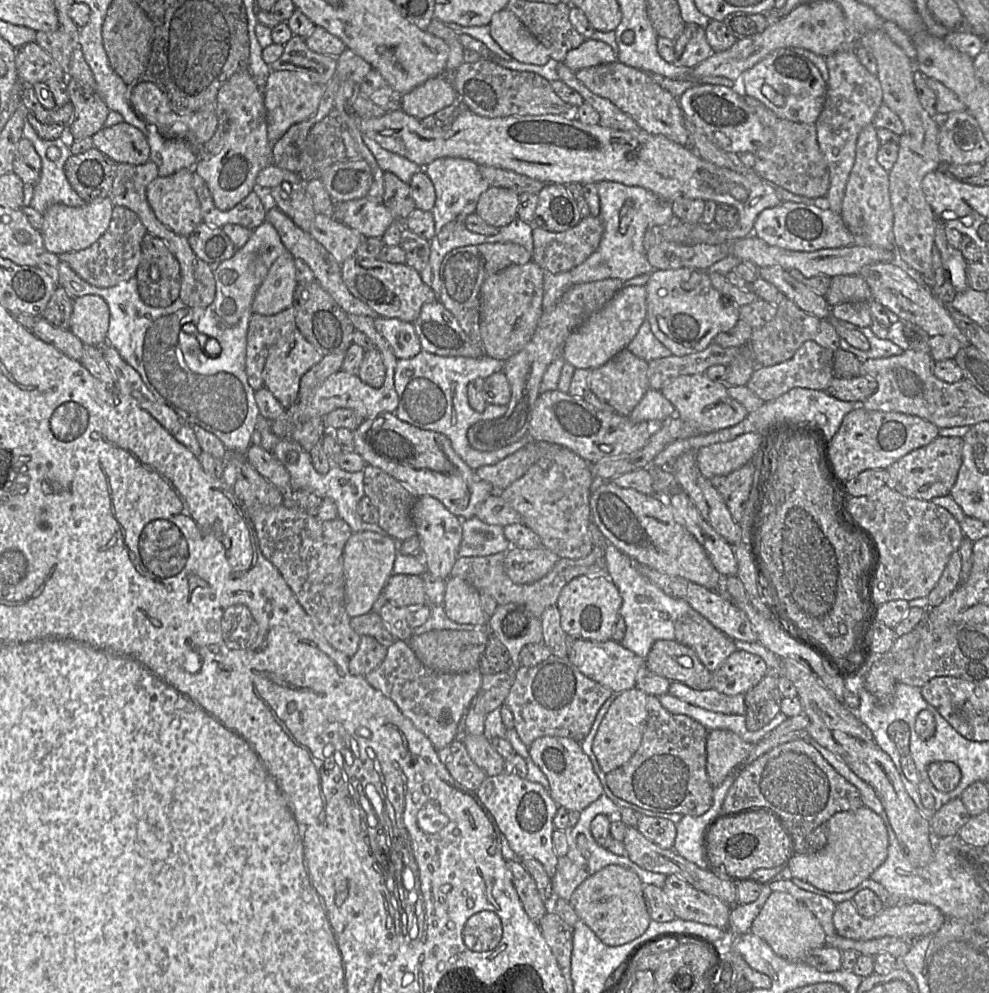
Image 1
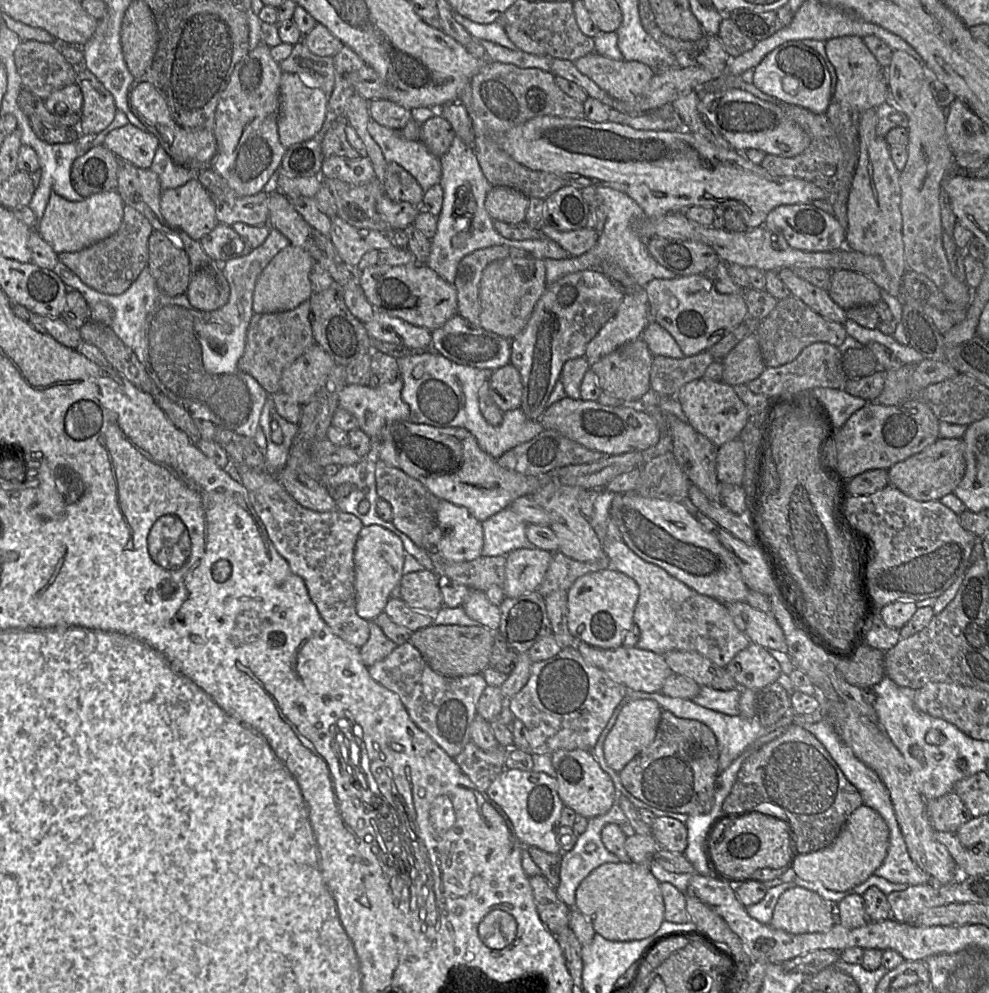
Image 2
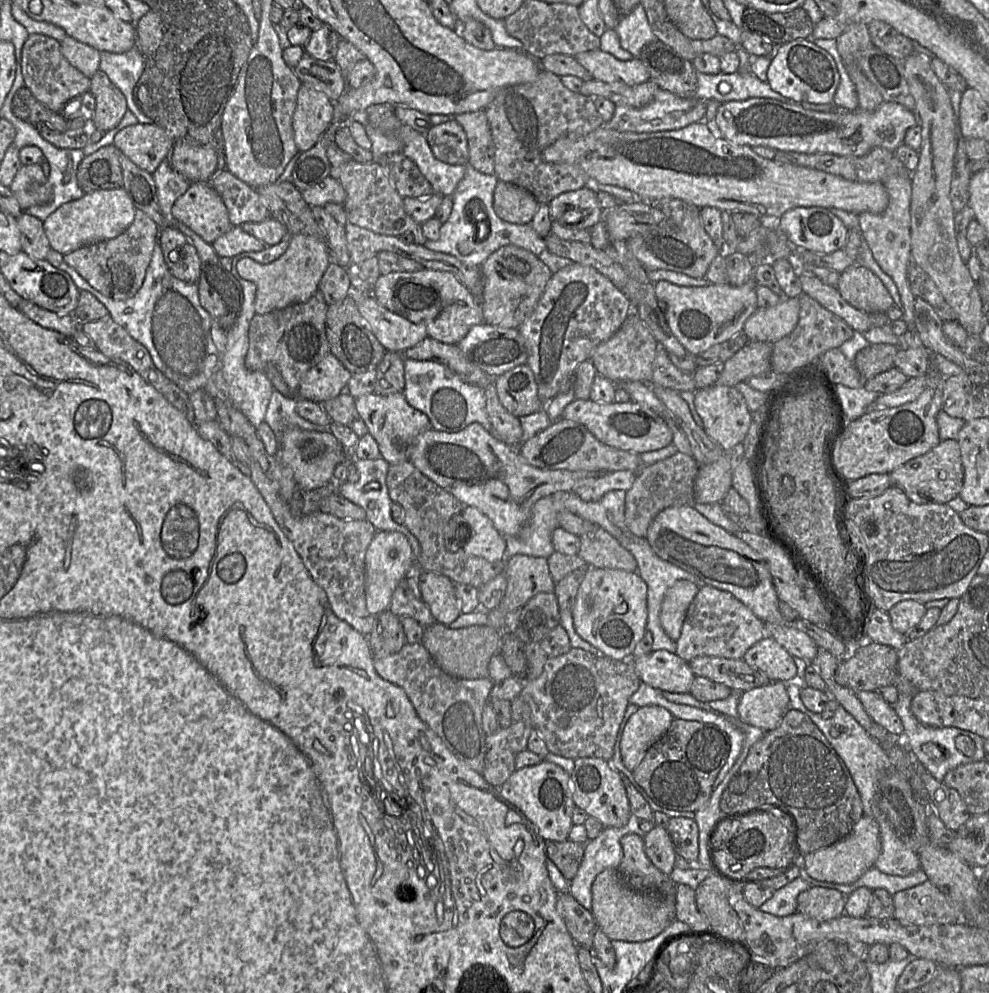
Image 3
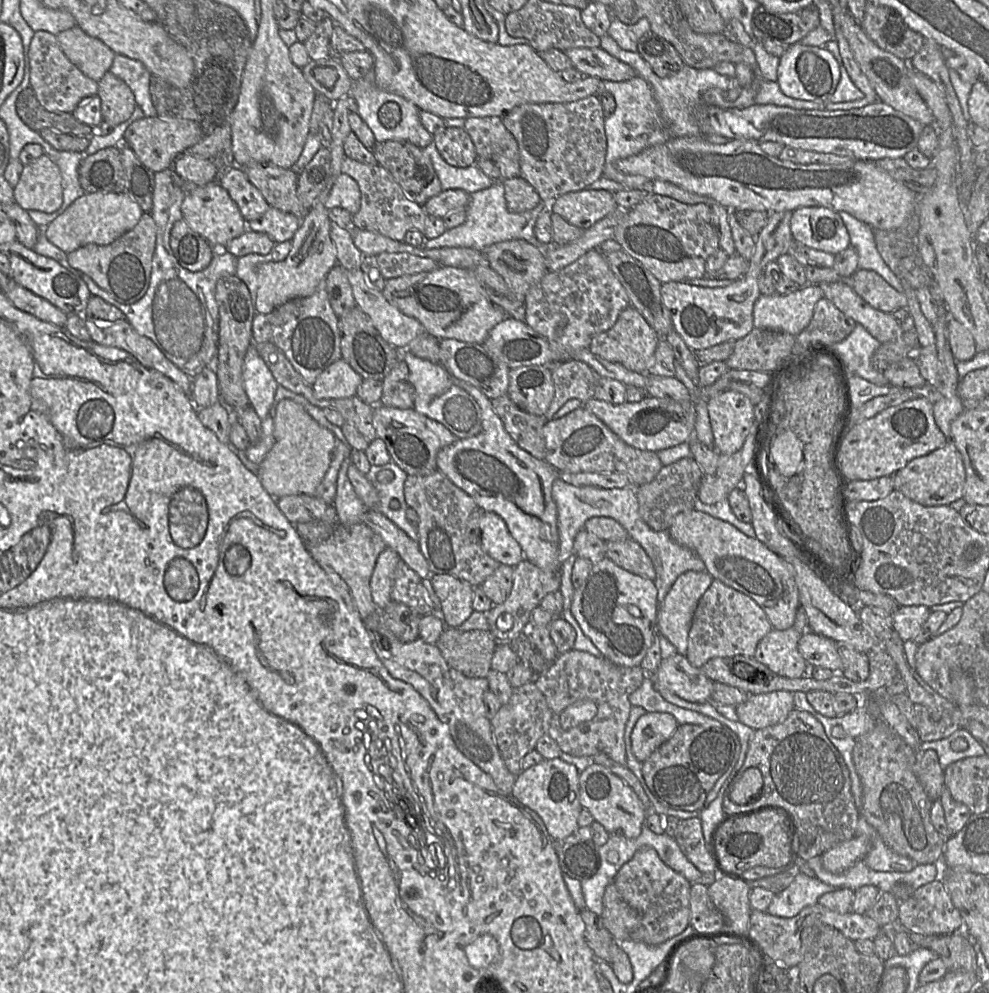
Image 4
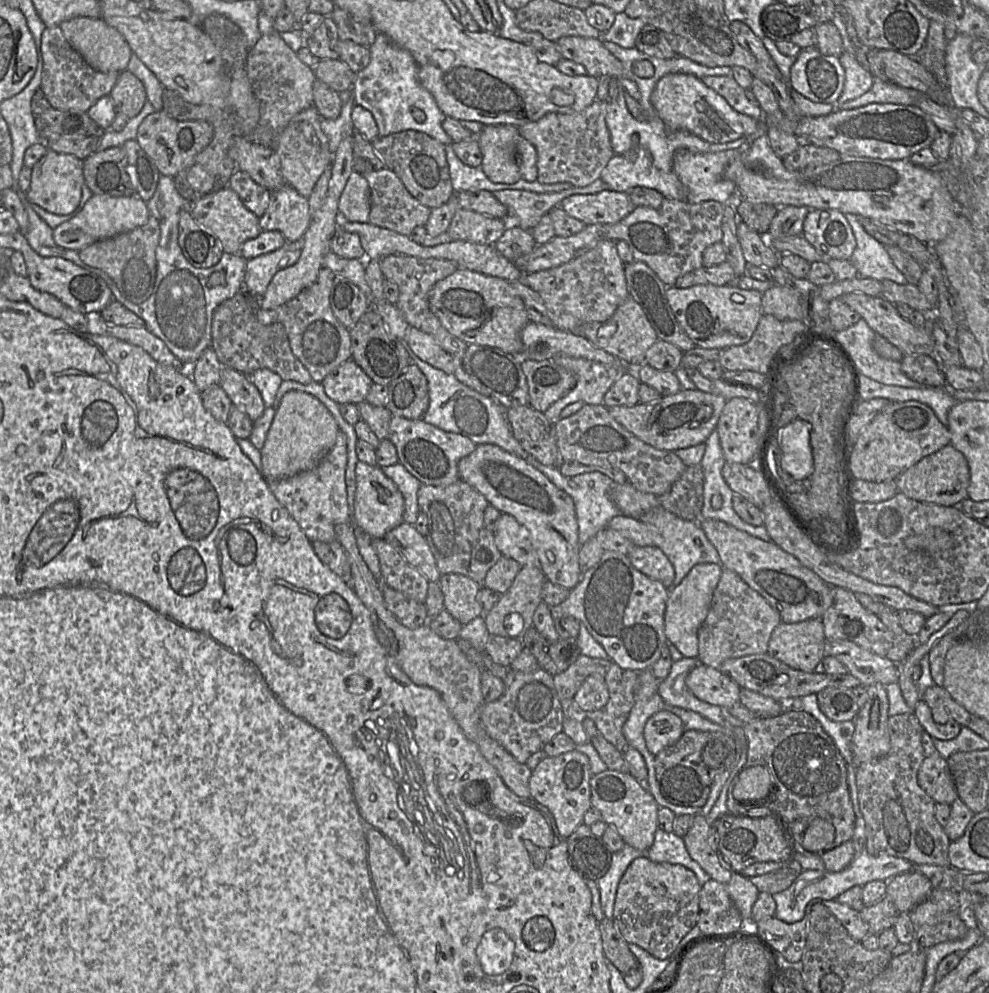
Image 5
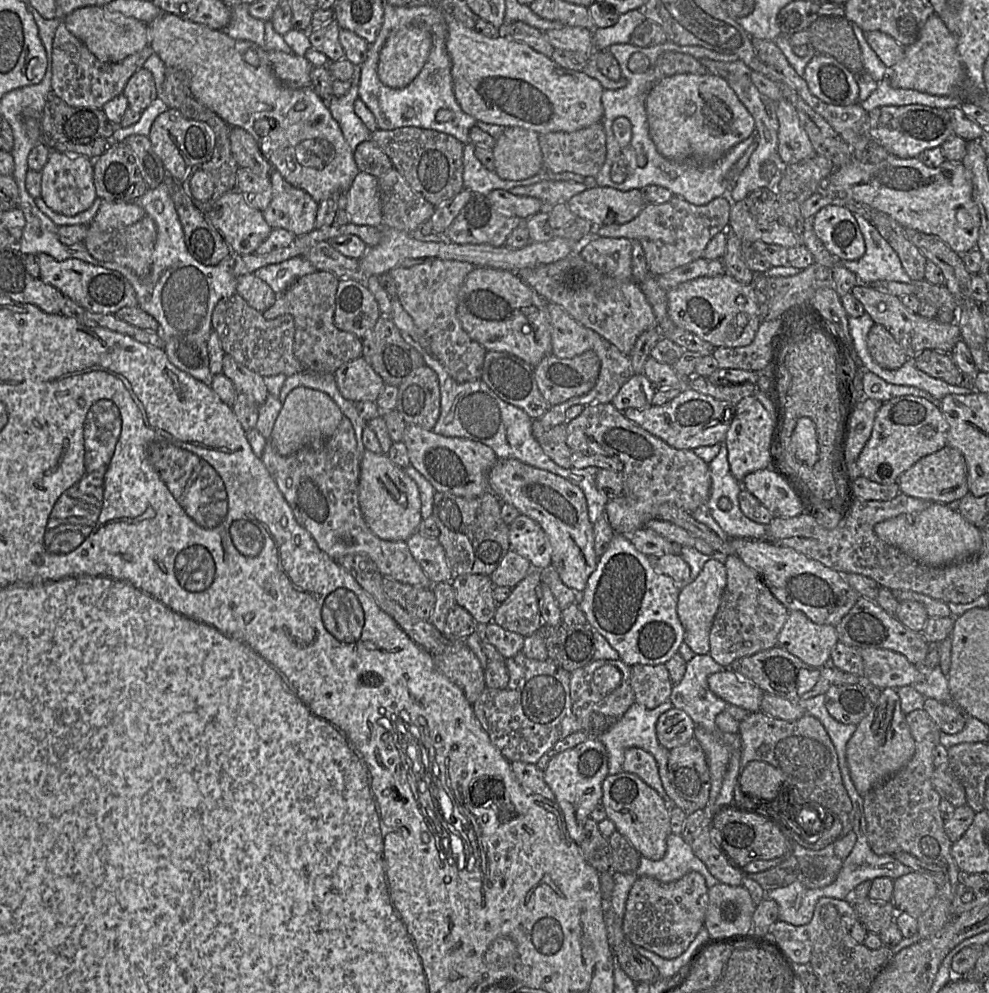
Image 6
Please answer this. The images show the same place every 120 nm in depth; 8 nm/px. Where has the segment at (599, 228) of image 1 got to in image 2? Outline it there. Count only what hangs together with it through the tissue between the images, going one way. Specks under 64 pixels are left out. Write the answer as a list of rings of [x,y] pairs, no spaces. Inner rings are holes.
[[[545,224],[541,232],[559,244],[571,257],[579,257],[591,250],[599,239],[599,234],[589,227],[573,231],[558,231]]]

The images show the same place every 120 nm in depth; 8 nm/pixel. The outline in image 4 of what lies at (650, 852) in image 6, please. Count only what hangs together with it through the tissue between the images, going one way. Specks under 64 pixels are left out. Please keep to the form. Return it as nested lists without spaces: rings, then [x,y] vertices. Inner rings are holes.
[[[593,762],[579,773],[579,800],[609,834],[620,834],[629,839],[641,834],[647,818],[643,804],[633,789],[605,766]]]

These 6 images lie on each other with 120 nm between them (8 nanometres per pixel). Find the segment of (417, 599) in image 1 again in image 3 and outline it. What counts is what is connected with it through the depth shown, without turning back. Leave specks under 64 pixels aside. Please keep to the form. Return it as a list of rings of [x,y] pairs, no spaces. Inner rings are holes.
[[[419,571],[418,586],[421,599],[429,607],[436,622],[448,625],[462,614],[455,594],[455,583],[448,577]]]

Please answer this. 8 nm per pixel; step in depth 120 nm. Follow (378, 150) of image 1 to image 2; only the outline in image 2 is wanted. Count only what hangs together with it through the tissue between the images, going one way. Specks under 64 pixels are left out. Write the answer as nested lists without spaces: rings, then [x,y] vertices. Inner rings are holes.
[[[371,119],[368,131],[379,145],[385,160],[407,170],[424,191],[439,184],[442,175],[440,158],[432,154],[421,140],[408,140],[400,129],[392,129]]]

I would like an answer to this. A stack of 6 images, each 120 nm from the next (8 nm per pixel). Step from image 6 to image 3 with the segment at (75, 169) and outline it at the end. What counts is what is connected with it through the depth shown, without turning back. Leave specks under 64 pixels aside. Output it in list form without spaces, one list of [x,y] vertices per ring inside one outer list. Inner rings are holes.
[[[40,163],[21,165],[9,188],[23,212],[31,206],[45,205],[53,200],[52,186]]]

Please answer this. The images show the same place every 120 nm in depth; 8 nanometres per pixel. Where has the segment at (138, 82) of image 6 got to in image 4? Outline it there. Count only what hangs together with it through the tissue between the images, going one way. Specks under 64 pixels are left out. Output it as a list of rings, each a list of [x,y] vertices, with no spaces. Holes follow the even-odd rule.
[[[107,72],[98,81],[96,96],[101,101],[103,121],[113,127],[128,120],[137,106],[129,86],[111,72]]]

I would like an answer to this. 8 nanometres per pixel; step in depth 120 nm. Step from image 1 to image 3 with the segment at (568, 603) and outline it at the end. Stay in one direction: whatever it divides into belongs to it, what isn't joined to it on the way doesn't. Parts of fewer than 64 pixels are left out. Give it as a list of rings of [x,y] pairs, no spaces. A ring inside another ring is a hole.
[[[590,567],[584,574],[571,610],[577,634],[604,655],[630,659],[647,630],[647,584],[637,572]]]

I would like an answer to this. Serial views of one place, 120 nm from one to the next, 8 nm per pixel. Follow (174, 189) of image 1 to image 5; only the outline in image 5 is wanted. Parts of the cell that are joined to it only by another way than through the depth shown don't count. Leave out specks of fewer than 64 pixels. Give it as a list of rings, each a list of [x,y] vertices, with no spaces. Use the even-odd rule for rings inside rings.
[[[229,187],[213,190],[196,202],[188,203],[188,208],[193,219],[220,240],[225,253],[240,254],[242,245],[263,231],[259,225],[259,217],[248,210],[238,194]]]

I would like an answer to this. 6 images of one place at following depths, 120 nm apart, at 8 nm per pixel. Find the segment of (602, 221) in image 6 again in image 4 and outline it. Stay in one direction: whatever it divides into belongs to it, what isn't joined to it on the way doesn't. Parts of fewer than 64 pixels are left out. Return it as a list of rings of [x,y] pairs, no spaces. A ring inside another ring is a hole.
[[[583,189],[559,196],[549,210],[568,223],[586,230],[618,209],[613,193],[608,190]]]

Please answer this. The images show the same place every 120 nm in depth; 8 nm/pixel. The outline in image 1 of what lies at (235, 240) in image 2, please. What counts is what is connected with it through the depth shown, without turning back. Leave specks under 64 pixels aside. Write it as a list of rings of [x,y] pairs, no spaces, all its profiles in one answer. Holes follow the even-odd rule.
[[[199,224],[187,237],[193,252],[214,269],[220,262],[231,258],[237,248],[222,228]]]

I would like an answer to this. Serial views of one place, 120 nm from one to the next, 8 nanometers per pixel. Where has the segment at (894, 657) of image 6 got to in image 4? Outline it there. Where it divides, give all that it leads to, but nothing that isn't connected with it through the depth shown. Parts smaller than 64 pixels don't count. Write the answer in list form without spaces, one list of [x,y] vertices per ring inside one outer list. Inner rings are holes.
[[[806,631],[799,639],[798,650],[810,665],[833,671],[841,669],[841,659],[837,651],[836,641],[830,638]]]

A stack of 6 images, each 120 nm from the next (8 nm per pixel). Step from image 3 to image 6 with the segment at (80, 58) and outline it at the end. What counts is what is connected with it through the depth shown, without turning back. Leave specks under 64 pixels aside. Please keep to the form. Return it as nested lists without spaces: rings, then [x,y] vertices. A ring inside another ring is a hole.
[[[103,7],[77,9],[67,15],[62,23],[99,61],[104,63],[121,62],[149,46],[148,24],[134,17],[110,12]]]

